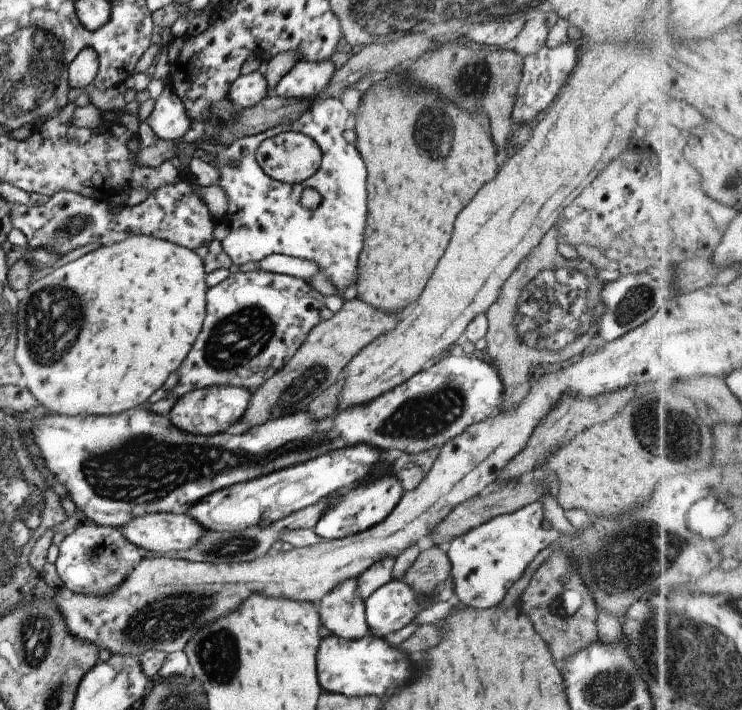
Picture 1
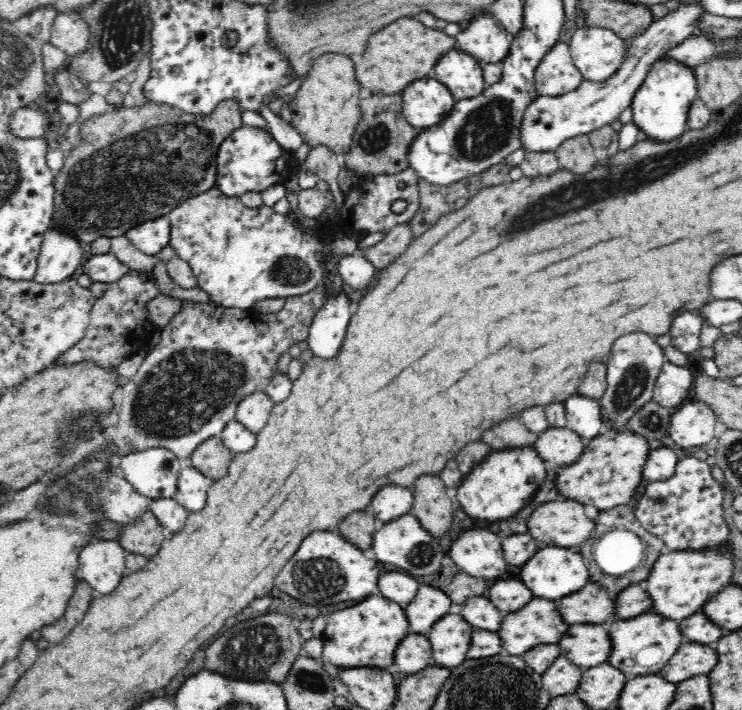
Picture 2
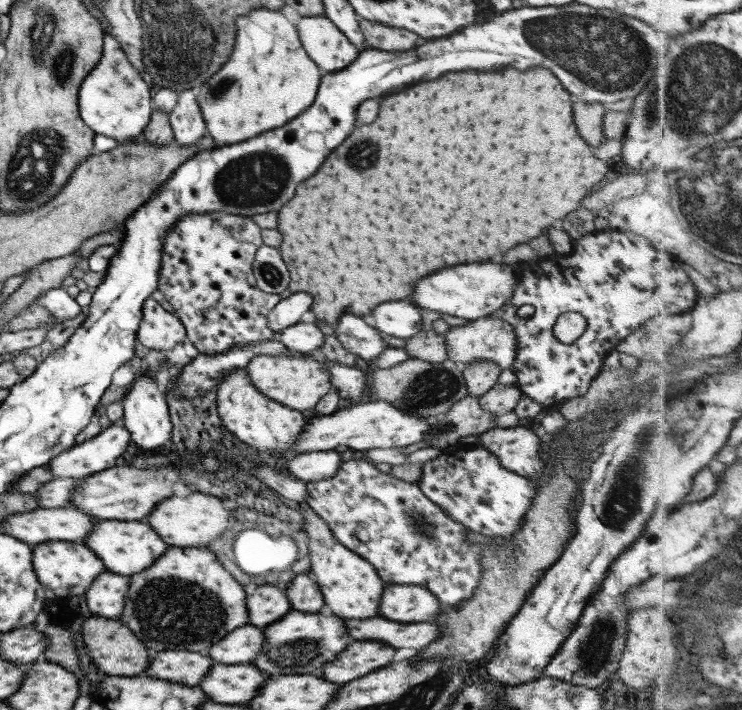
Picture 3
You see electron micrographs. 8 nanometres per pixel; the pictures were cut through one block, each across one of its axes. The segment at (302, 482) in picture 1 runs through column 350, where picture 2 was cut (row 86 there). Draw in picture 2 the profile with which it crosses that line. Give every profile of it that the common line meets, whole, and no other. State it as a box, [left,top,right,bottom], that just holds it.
[432,49,487,101]

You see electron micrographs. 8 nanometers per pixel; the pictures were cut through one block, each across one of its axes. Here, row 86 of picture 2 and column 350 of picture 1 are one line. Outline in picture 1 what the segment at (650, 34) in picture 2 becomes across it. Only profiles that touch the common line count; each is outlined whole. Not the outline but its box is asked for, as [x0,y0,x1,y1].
[317,579,369,639]

